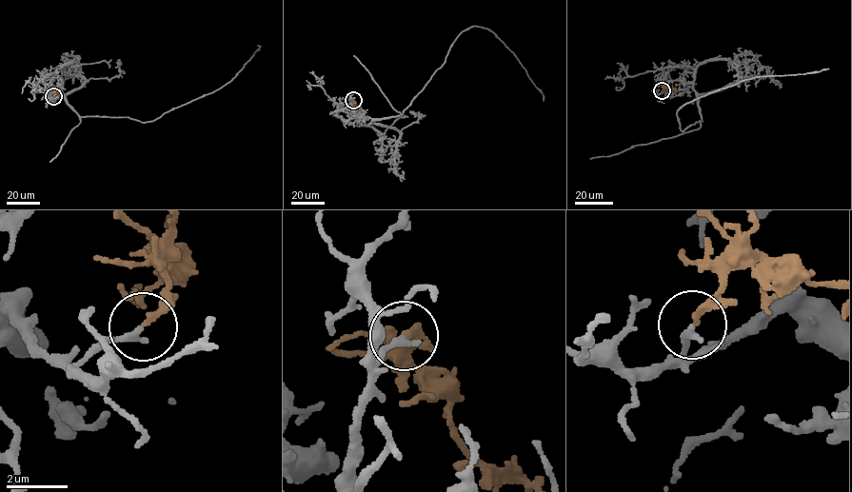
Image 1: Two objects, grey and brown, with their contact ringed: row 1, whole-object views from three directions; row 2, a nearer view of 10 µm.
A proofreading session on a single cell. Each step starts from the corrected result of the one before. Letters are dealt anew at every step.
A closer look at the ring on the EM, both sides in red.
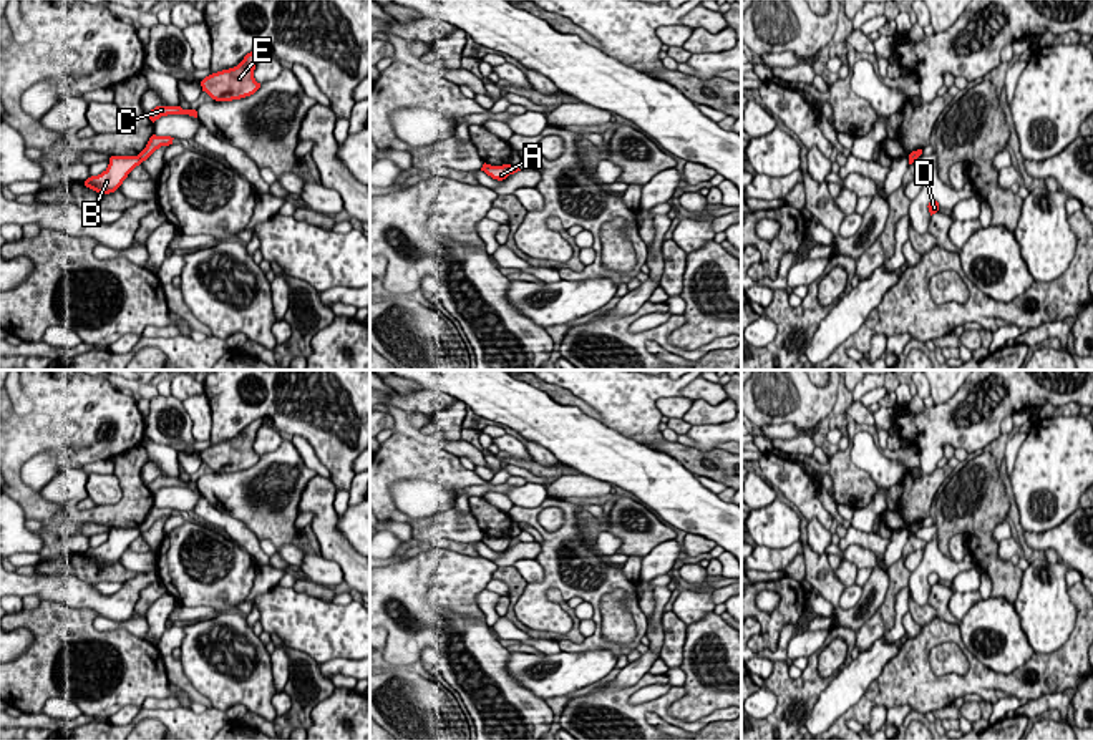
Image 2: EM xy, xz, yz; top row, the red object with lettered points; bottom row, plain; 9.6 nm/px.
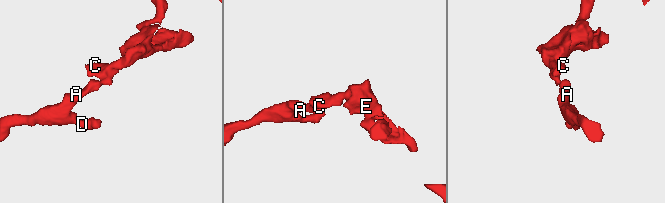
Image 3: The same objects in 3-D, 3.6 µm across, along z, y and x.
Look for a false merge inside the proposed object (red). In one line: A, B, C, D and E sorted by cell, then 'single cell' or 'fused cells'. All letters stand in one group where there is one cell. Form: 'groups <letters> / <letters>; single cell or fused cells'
groups A B D / C E; fused cells

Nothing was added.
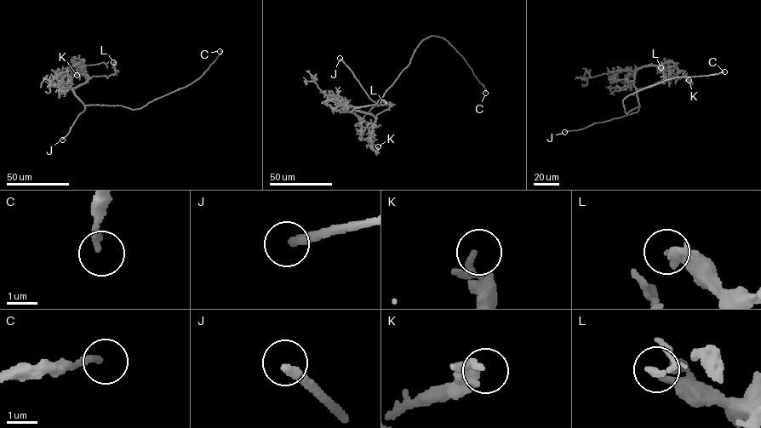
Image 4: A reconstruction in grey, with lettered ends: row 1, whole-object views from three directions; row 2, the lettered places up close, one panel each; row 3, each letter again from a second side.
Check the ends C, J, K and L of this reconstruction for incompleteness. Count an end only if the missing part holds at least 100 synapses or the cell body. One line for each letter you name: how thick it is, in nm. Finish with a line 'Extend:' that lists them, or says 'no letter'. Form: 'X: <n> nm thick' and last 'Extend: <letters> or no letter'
J: 280 nm thick
Extend: J

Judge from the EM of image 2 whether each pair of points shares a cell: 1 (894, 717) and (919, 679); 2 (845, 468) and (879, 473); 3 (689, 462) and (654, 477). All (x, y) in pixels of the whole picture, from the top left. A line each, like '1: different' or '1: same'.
1: different
2: different
3: different

